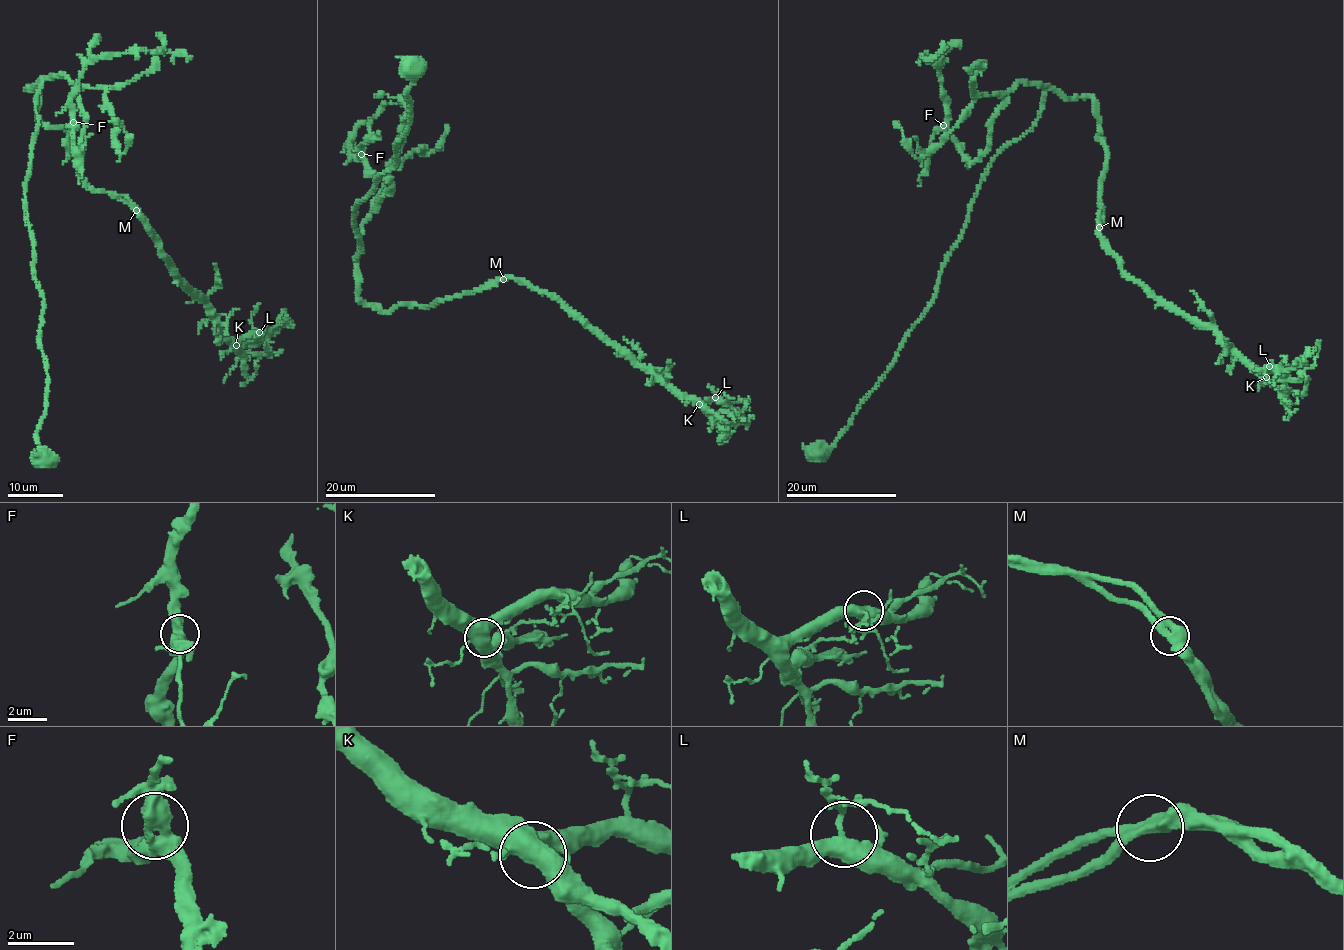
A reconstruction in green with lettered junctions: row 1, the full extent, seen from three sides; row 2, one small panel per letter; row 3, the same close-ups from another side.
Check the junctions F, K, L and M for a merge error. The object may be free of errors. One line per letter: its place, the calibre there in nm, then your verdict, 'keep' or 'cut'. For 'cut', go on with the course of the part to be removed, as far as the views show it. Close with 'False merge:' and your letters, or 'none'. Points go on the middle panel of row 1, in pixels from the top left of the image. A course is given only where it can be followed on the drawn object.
F: (361, 154) | 440 nm | keep
K: (699, 404) | 500 nm | keep
L: (715, 397) | 420 nm | keep
M: (503, 279) | 550 nm | keep
False merge: none

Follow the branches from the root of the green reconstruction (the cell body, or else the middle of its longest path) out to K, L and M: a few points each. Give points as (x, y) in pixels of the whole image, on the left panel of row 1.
K: (45, 459), (24, 202), (38, 81), (37, 115), (73, 140), (82, 180), (130, 205), (236, 345)
L: (45, 459), (24, 202), (38, 81), (37, 115), (73, 140), (82, 180), (130, 205), (225, 334), (259, 332)
M: (45, 459), (43, 298), (24, 202), (41, 81), (29, 87), (37, 115), (73, 140), (82, 180), (136, 211)

